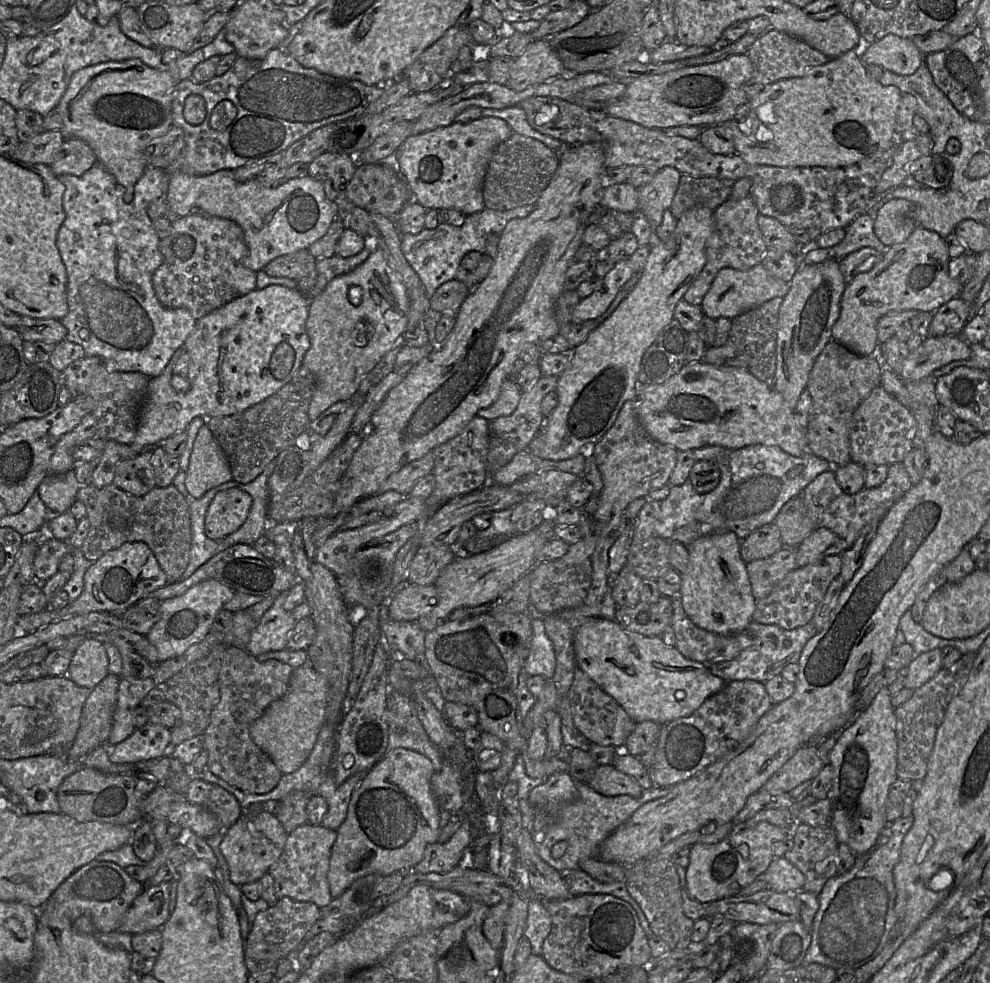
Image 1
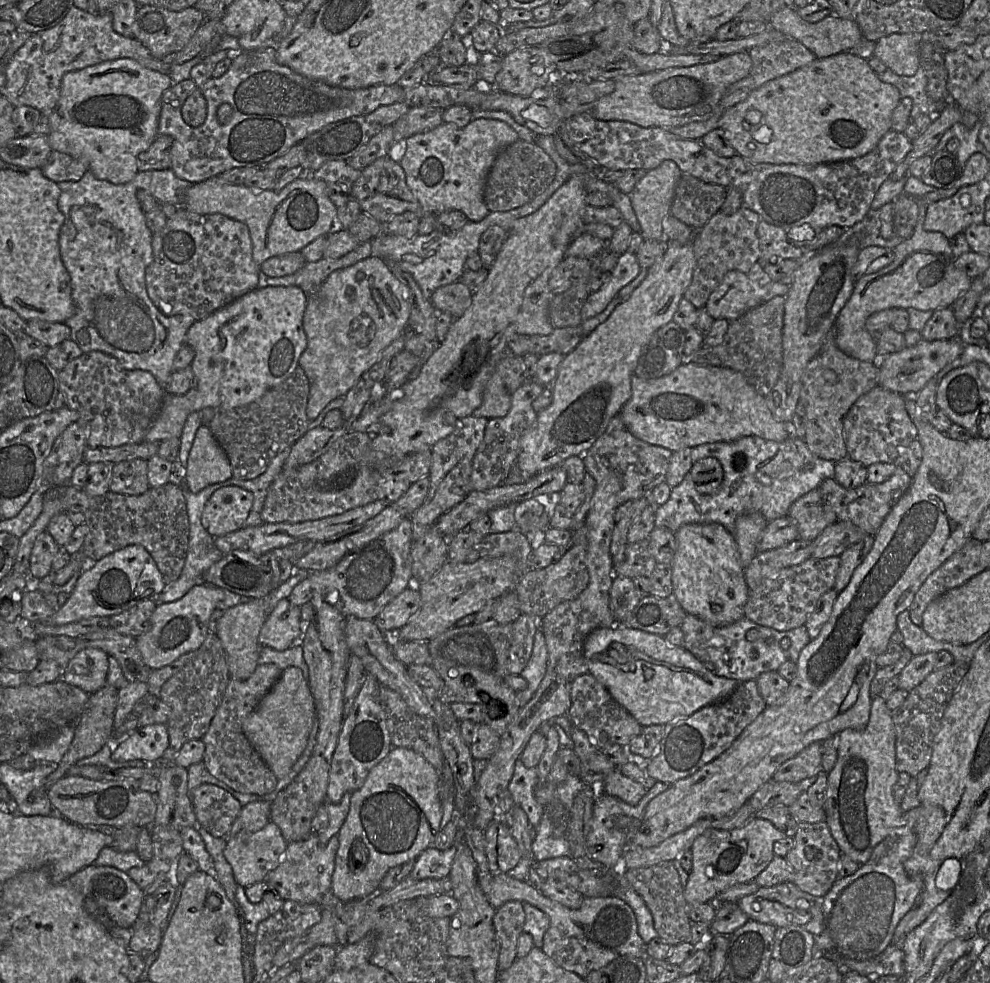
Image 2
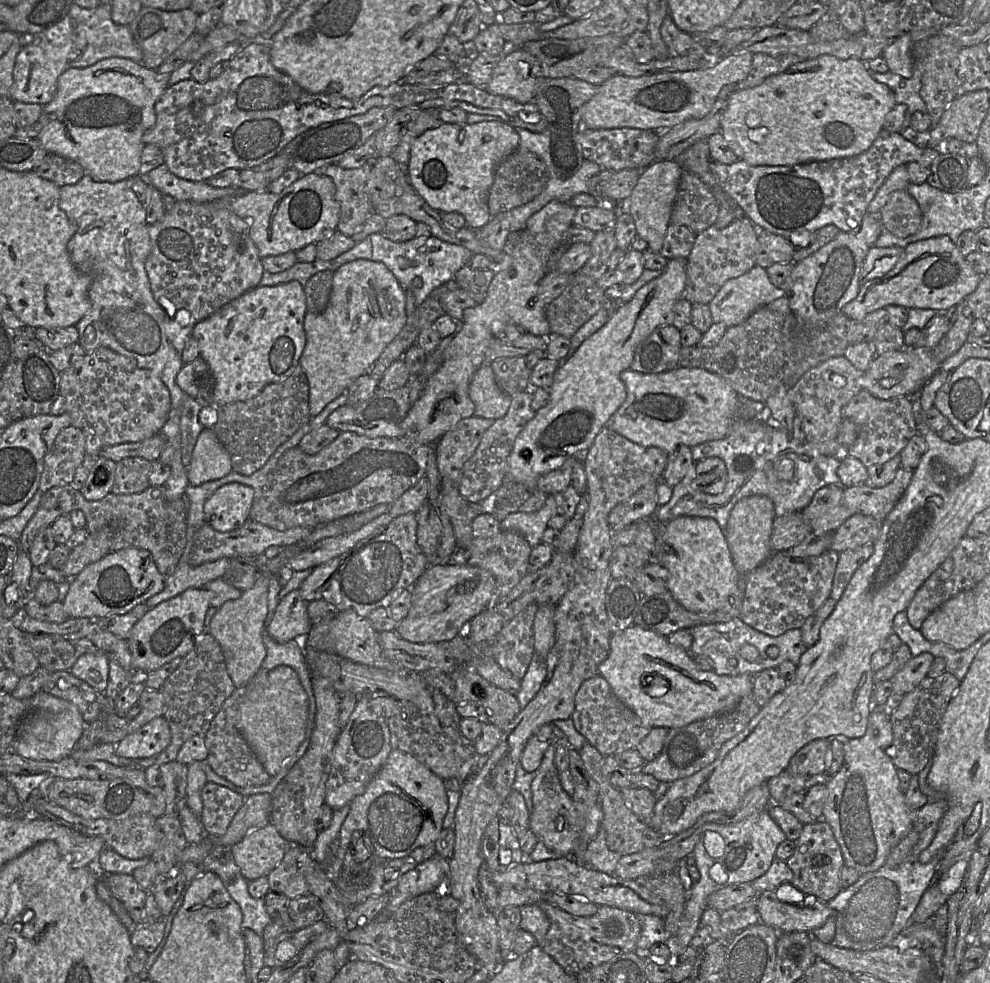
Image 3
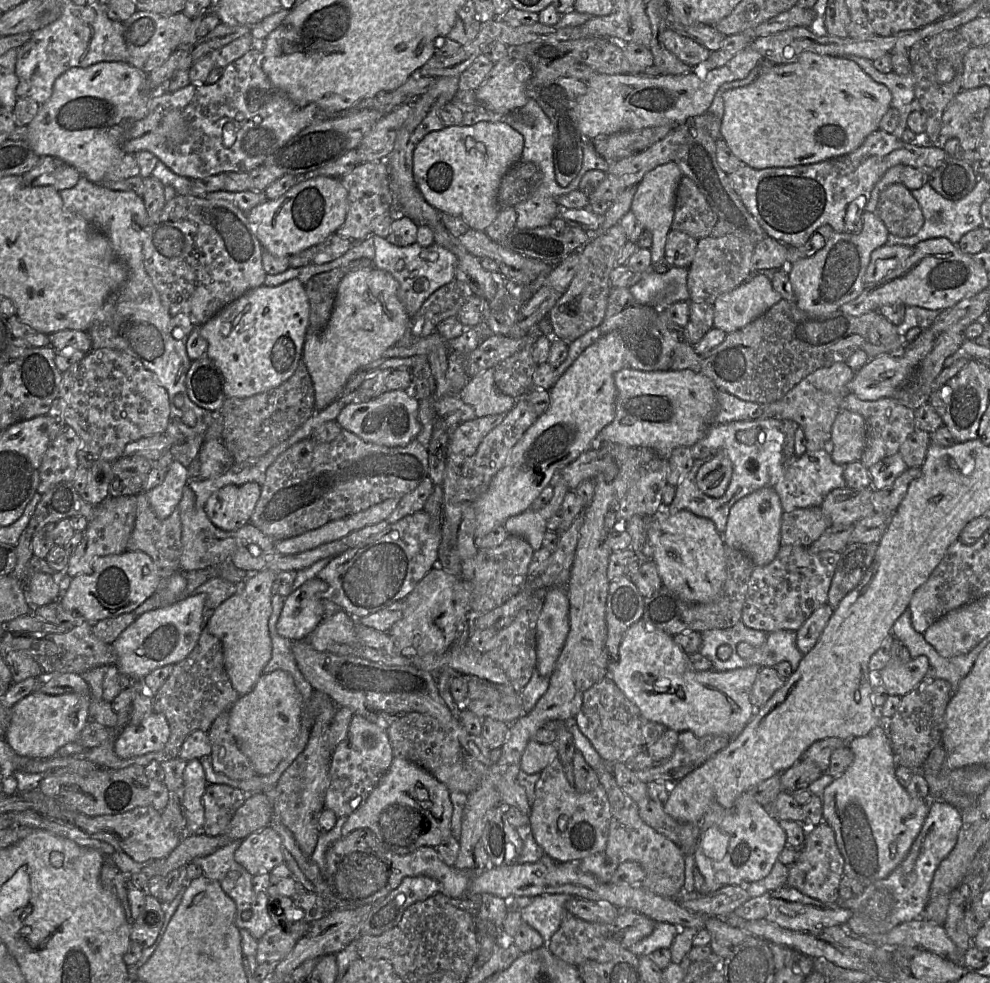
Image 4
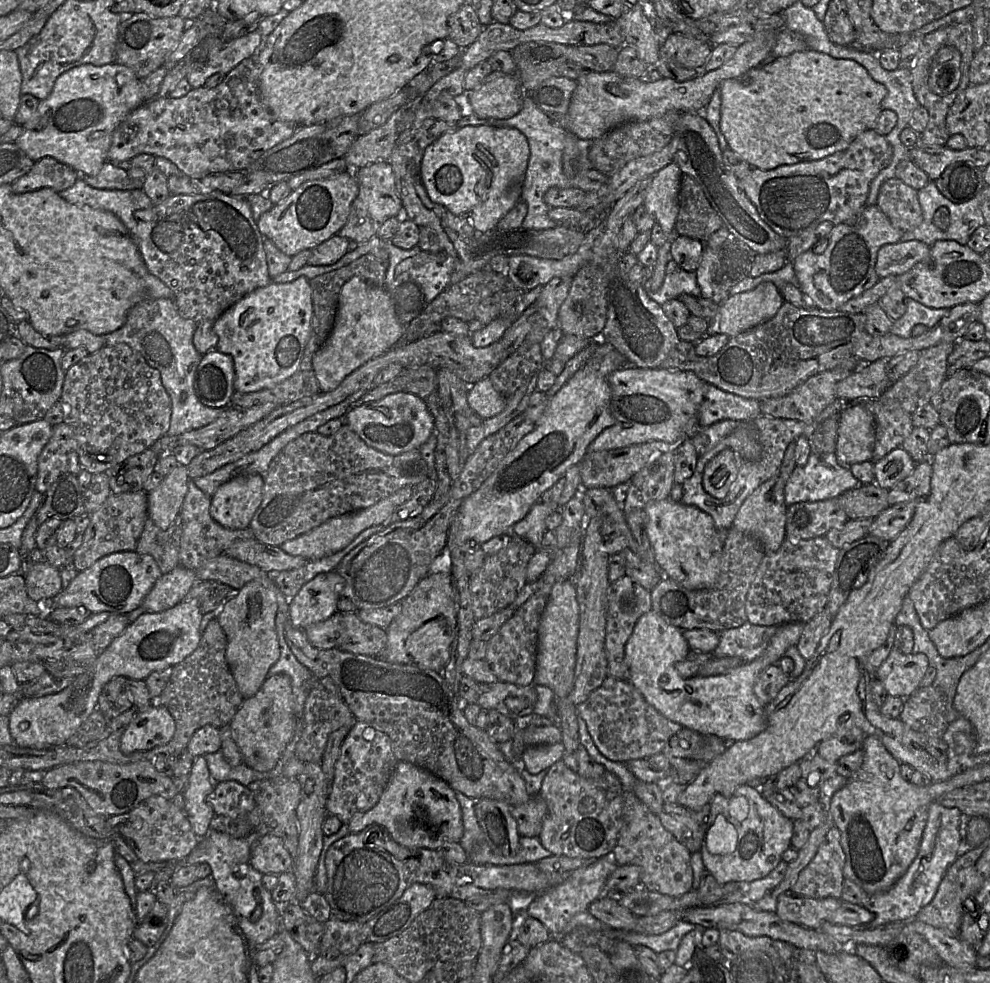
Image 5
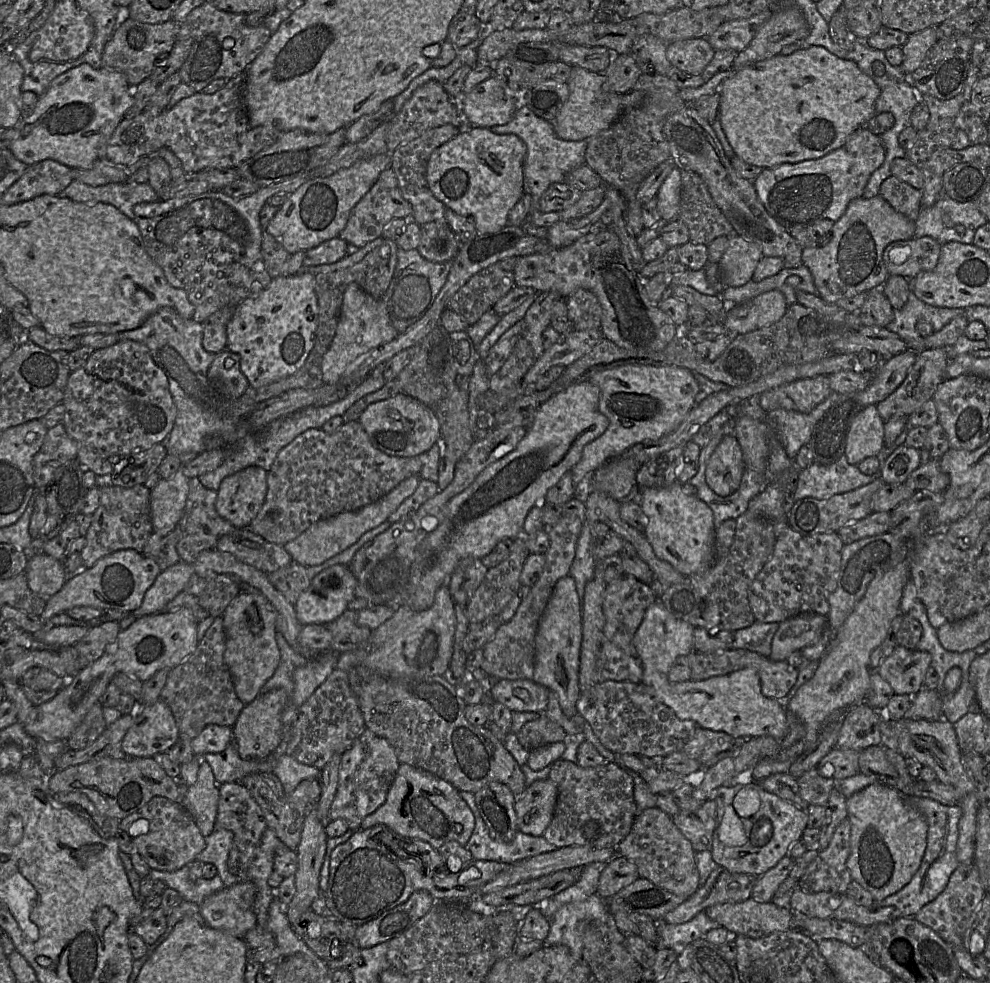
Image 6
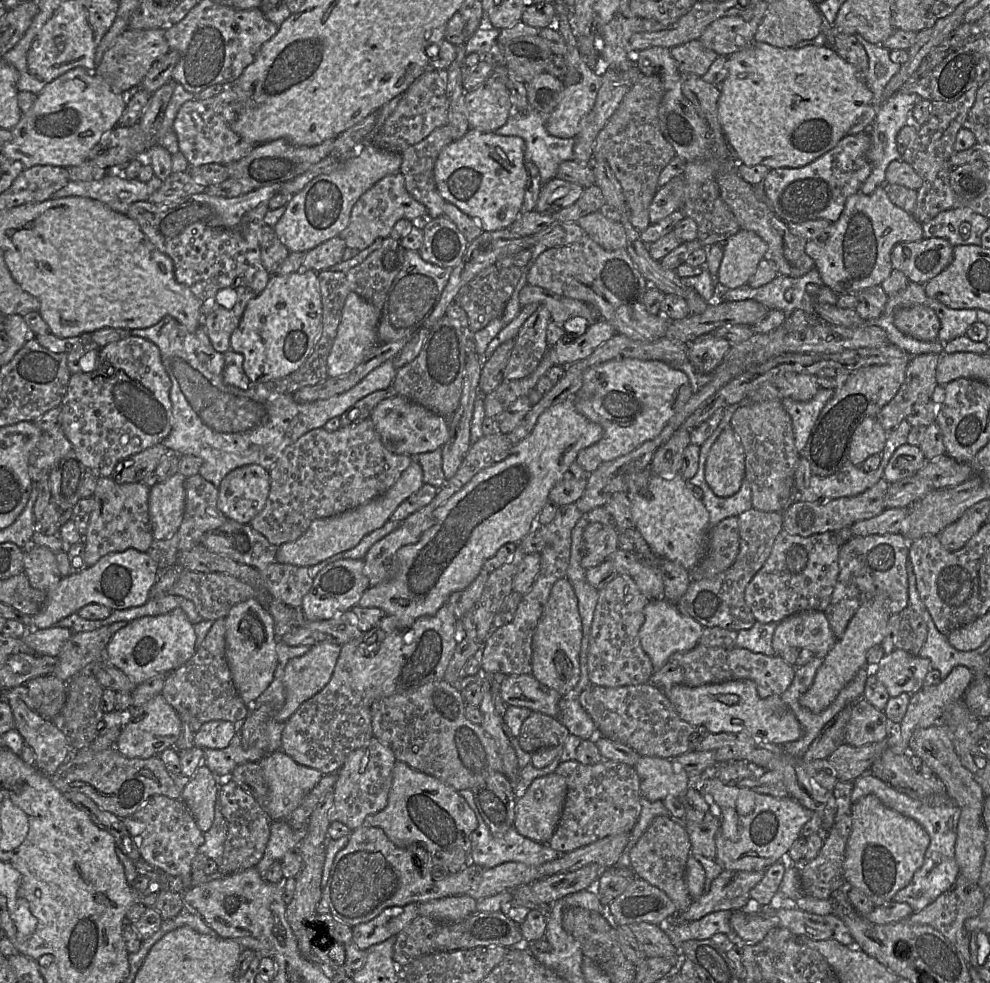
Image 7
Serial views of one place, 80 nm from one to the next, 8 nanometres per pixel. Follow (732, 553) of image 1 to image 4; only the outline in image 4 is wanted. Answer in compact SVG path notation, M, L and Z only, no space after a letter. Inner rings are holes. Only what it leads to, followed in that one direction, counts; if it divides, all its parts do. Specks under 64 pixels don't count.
M688 510L676 513L662 511L650 517L653 519L649 524L649 540L662 584L688 602L713 602L720 594L727 576L723 534L717 531L712 520Z

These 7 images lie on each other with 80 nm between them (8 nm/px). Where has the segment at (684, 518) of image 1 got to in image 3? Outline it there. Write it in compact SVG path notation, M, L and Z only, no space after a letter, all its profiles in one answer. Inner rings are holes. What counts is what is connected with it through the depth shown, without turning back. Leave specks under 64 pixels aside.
M766 407L766 413L762 417L762 419L760 419L760 420L738 420L737 419L732 424L729 433L723 439L707 441L707 442L701 443L699 445L696 445L695 447L691 447L692 457L693 457L694 463L691 465L691 467L689 468L688 472L683 477L683 479L676 486L673 487L673 494L672 494L672 498L670 499L670 501L665 505L659 506L654 517L658 521L660 521L664 524L666 524L666 523L670 522L671 520L674 520L675 518L678 518L680 516L696 516L696 517L713 518L717 521L720 528L722 529L722 531L725 534L725 530L726 530L726 526L727 526L727 523L729 520L730 512L733 509L733 507L735 506L735 504L743 498L753 496L753 495L767 496L768 498L770 498L772 500L772 502L774 504L776 517L780 517L780 516L785 515L787 513L802 511L806 506L808 506L808 504L811 502L814 494L820 488L828 486L828 485L840 485L840 479L837 475L837 469L840 465L840 460L837 457L823 455L817 449L813 448L811 446L811 444L809 444L809 443L804 443L804 444L796 443L791 435L789 435L781 427L778 427L774 422L771 421L770 417L766 416L766 415L767 415L767 407ZM709 457L721 458L724 461L724 463L726 465L726 469L727 469L727 482L726 482L725 488L720 494L717 494L717 495L710 495L710 494L703 493L702 491L700 491L696 487L696 483L695 483L696 462L699 462L699 461L706 459L706 458L709 458ZM783 459L789 459L793 462L793 473L785 473L783 471L777 471L777 465L780 464L780 462Z

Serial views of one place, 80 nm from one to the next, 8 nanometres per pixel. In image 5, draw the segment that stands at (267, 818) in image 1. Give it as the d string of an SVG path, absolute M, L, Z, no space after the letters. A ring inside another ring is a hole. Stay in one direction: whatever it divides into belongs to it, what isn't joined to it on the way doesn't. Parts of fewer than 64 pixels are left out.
M264 833L259 837L250 852L250 864L263 875L279 875L292 870L294 860L282 839L271 833Z

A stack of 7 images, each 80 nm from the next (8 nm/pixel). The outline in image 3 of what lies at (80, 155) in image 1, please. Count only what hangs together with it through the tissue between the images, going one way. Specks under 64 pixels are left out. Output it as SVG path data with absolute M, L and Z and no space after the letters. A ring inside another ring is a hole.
M47 153L34 171L57 186L76 184L84 176L84 169L76 162L53 153Z

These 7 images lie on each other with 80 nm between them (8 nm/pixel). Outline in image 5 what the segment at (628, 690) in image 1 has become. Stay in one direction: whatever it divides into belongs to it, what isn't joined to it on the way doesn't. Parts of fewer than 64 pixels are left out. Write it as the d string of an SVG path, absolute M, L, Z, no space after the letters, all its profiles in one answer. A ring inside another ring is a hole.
M650 610L638 619L625 645L628 681L659 713L684 728L725 740L748 740L766 728L765 705L754 693L756 680L768 666L778 663L790 646L797 645L804 625L802 622L782 624L762 655L742 666L723 674L682 678L675 664L691 651L683 631Z

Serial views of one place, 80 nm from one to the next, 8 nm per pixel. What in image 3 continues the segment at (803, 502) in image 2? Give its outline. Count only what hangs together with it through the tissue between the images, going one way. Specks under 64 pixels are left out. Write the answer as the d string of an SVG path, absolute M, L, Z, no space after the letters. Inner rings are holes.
M841 484L820 488L801 511L811 528L811 534L821 536L827 532L833 533L853 515L844 503L843 489Z

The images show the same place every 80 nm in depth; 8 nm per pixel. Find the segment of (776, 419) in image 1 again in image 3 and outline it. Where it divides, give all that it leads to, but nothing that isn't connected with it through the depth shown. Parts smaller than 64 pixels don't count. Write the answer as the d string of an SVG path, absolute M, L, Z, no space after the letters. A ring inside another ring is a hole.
M678 366L655 374L627 369L620 377L627 397L608 426L641 446L658 447L671 454L680 446L723 439L737 420L741 397L721 376L705 369Z

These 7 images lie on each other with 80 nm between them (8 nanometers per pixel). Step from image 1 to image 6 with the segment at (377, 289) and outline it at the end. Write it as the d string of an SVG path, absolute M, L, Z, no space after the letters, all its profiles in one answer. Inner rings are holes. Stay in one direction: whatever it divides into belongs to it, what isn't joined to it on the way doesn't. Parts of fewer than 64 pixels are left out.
M350 283L344 292L336 333L322 359L321 370L323 383L331 386L341 386L340 383L348 379L356 367L358 367L373 350L393 341L398 335L399 333L391 323L388 309L383 299L376 299L366 293L358 284Z

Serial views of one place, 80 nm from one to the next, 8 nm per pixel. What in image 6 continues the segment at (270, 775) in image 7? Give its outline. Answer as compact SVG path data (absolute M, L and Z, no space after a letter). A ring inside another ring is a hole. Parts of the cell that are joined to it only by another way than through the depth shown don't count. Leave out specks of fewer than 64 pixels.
M284 754L277 760L272 773L280 780L284 791L291 793L303 780L319 779L321 770L300 763L288 754Z

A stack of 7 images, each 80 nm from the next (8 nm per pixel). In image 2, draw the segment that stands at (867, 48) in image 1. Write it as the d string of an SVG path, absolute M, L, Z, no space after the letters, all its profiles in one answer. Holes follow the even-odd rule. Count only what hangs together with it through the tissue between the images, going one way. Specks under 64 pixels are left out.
M895 33L876 42L873 57L899 76L913 76L920 68L920 34Z

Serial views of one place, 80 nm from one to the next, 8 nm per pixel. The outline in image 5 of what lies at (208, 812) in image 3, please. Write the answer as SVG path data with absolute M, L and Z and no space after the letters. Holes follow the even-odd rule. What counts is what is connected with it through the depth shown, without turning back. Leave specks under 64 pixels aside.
M236 781L216 783L207 797L213 810L210 829L244 838L252 831L248 815L256 807L251 791Z

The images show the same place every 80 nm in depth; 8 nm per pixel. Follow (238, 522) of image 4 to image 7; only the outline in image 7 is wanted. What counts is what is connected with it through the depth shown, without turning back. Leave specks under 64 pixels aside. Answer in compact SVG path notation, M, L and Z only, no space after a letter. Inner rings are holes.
M258 464L235 468L221 481L217 506L228 518L242 524L250 521L265 506L270 491L269 471Z

